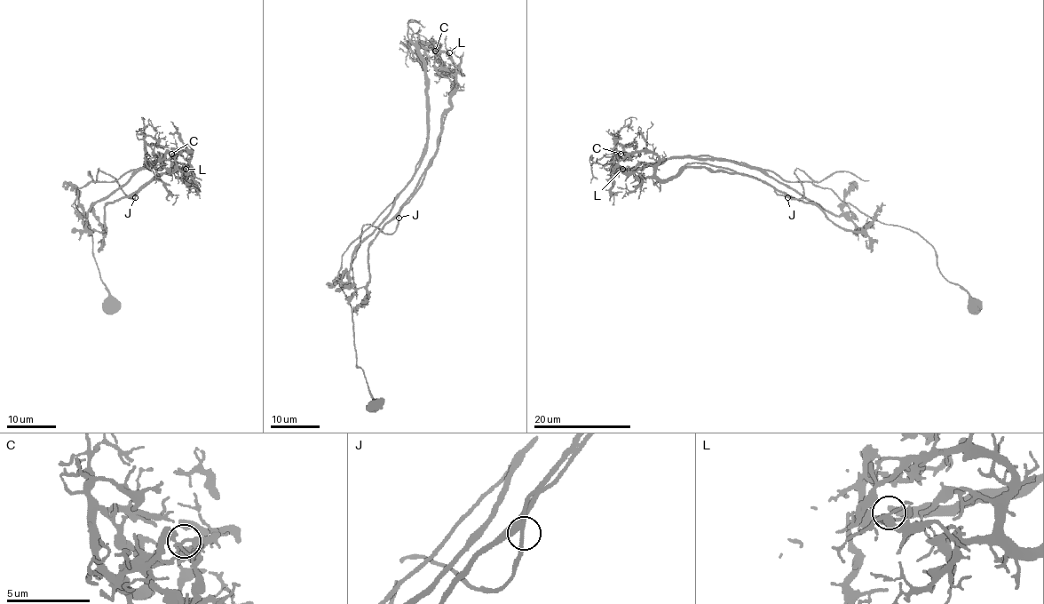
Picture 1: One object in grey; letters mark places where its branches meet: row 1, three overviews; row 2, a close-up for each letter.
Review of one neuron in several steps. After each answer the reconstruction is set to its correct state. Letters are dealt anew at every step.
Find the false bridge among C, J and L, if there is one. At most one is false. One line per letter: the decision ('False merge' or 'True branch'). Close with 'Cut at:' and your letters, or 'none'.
C: False merge
J: True branch
L: True branch
Cut at: C

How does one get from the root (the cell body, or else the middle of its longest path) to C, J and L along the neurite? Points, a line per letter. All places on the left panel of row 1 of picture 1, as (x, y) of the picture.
C: (110, 181), (115, 181), (130, 170), (139, 170), (163, 158), (160, 168), (154, 162), (167, 159), (172, 153)
J: (110, 181), (90, 181), (78, 188), (72, 206), (89, 230), (105, 230), (108, 203), (135, 197)
L: (110, 181), (160, 158), (163, 159), (157, 168), (154, 162), (170, 170), (185, 169)

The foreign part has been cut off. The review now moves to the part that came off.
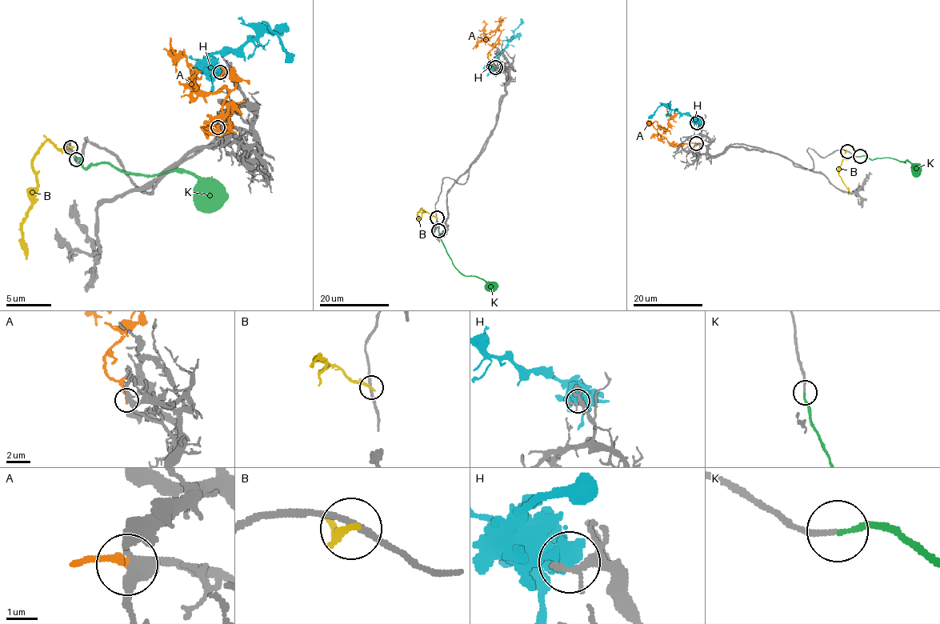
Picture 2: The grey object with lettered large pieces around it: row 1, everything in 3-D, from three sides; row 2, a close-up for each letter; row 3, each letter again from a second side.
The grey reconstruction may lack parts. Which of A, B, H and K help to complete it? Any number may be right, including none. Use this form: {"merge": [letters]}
{"merge": ["K"]}

